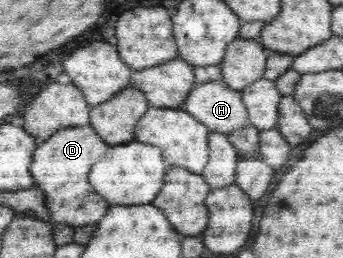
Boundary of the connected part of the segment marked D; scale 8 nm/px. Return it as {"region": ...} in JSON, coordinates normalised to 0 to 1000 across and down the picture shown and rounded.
{"region":[[[265,484],[190,492],[160,508],[143,539],[114,547],[85,659],[131,752],[149,860],[187,864],[210,884],[248,872],[248,764],[280,744],[259,709],[259,655],[306,601],[315,566]]]}

